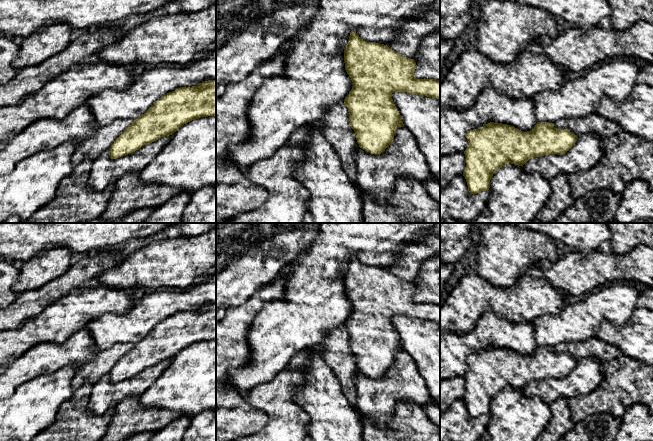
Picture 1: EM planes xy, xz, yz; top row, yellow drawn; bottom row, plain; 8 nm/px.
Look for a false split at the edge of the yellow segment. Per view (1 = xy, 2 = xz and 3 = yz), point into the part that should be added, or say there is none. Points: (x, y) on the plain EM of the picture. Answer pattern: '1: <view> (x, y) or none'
1: none
2: none
3: none

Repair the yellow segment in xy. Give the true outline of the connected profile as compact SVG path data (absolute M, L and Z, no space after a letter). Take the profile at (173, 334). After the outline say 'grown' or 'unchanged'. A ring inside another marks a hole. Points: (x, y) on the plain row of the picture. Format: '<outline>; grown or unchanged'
M216 304L181 311L158 323L109 372L111 383L135 376L146 368L172 359L184 348L216 339Z; unchanged

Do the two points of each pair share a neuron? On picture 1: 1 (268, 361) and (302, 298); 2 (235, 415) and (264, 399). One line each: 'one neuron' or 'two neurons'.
1: one neuron
2: two neurons

